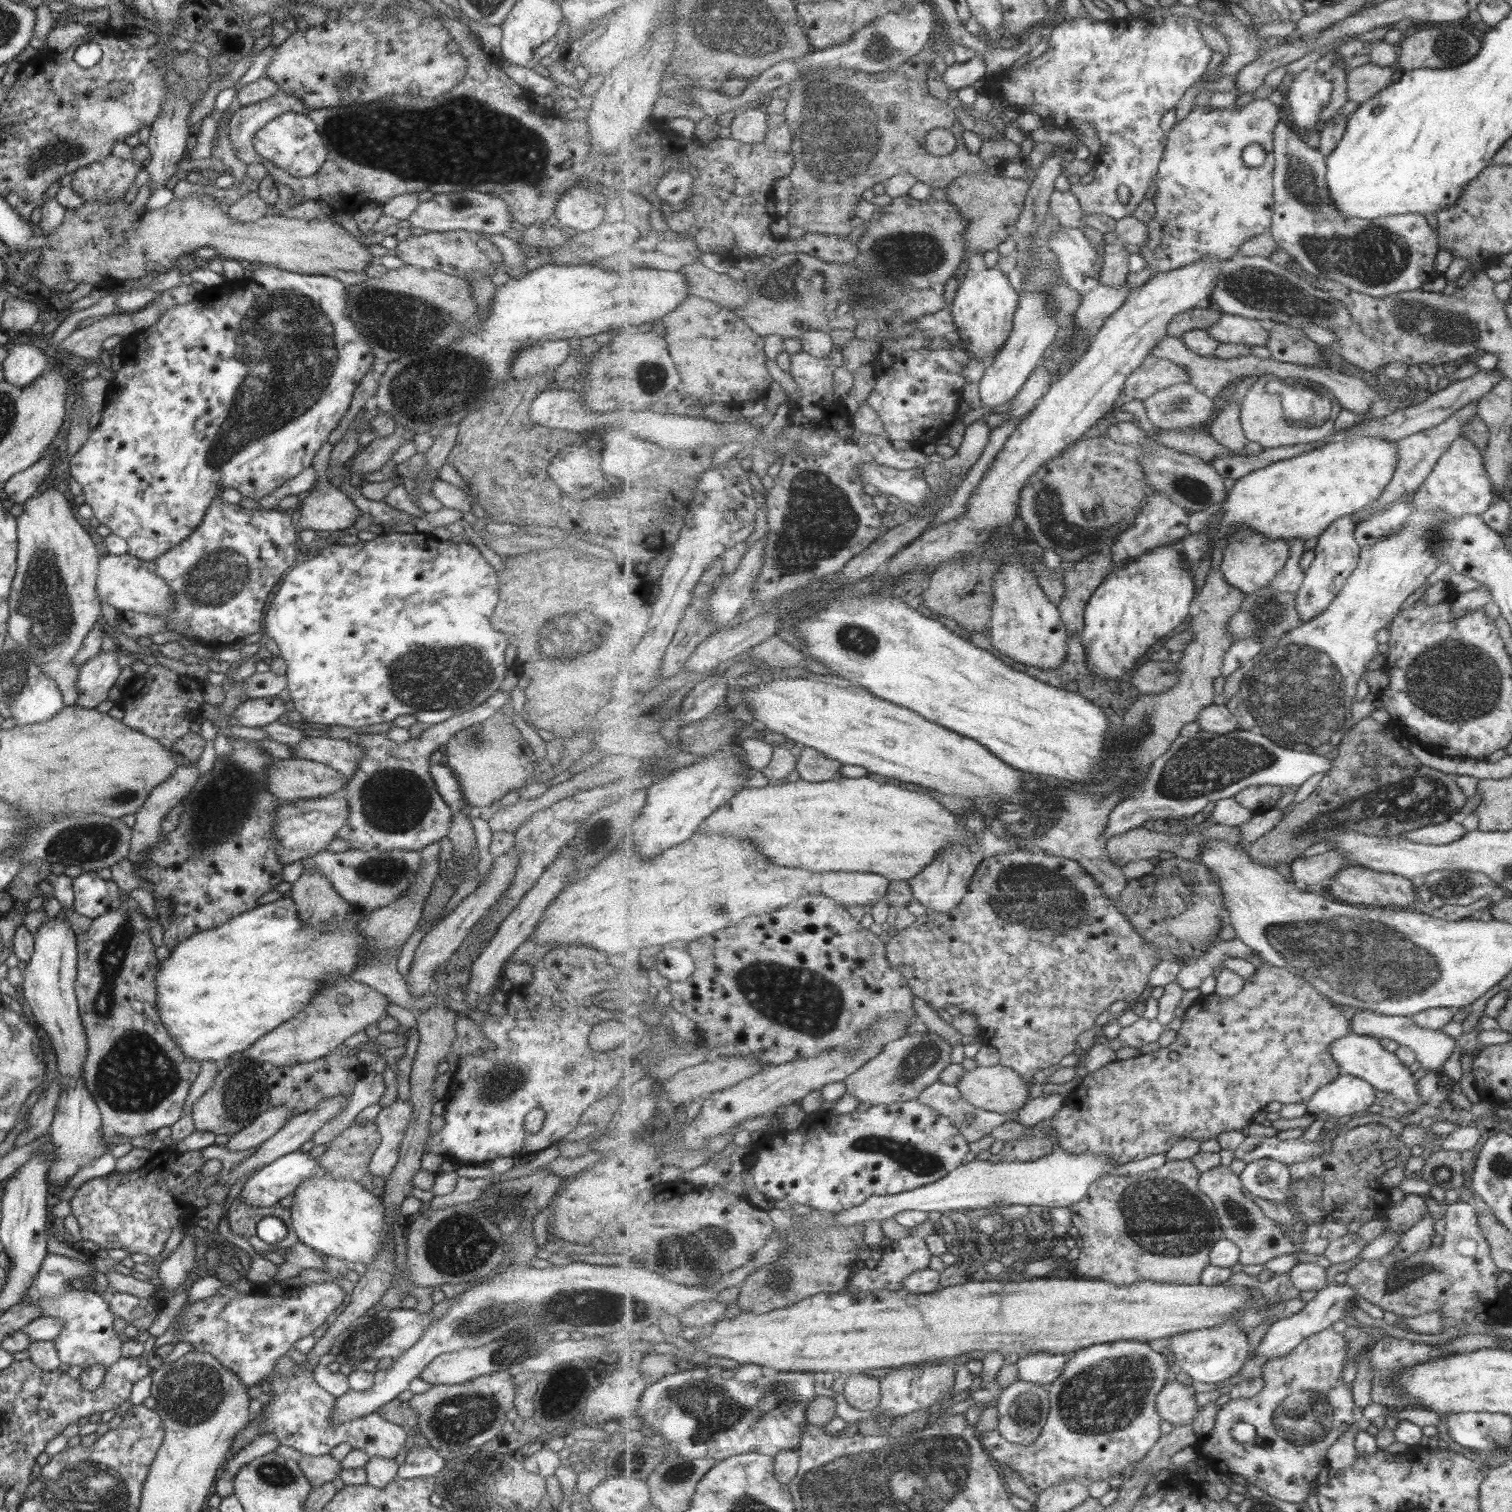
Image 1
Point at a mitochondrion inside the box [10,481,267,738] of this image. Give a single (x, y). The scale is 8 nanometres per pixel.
(44, 605)

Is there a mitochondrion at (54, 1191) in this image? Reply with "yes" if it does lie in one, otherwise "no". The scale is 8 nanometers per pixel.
no

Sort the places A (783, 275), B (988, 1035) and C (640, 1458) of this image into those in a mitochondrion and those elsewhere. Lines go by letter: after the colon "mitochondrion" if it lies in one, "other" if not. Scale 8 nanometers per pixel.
A: mitochondrion
B: other
C: mitochondrion

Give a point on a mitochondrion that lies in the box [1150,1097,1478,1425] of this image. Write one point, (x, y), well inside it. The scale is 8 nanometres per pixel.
(1402, 1275)

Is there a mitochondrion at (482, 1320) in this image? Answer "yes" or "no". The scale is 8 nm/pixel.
yes

